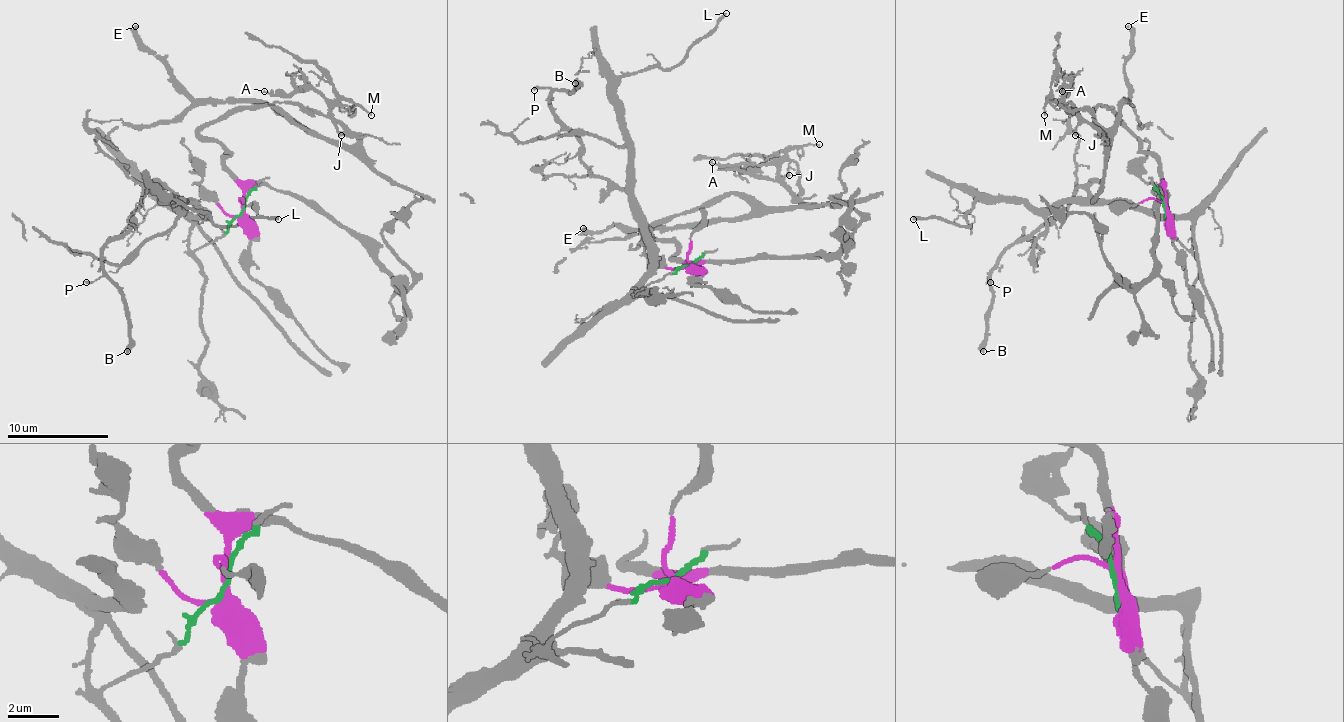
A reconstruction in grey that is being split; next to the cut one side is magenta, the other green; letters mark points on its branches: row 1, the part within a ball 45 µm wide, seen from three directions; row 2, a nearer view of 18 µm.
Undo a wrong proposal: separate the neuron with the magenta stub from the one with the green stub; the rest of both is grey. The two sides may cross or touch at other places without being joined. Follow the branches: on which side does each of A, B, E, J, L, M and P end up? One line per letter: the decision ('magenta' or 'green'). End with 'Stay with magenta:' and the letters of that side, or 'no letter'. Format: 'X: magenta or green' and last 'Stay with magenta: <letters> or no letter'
A: magenta
B: green
E: magenta
J: magenta
L: green
M: magenta
P: green
Stay with magenta: A, E, J, M

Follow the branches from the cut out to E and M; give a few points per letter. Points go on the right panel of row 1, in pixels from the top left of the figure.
E: (1166, 209), (1166, 184), (1150, 153), (1107, 108), (1099, 105), (1094, 118), (1110, 128), (1127, 100), (1127, 26)
M: (1166, 209), (1158, 161), (1107, 108), (1099, 105), (1094, 120), (1107, 146), (1069, 108), (1049, 100), (1044, 115)

